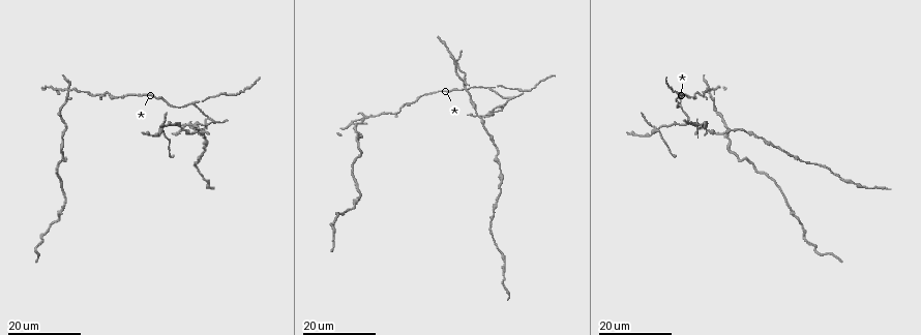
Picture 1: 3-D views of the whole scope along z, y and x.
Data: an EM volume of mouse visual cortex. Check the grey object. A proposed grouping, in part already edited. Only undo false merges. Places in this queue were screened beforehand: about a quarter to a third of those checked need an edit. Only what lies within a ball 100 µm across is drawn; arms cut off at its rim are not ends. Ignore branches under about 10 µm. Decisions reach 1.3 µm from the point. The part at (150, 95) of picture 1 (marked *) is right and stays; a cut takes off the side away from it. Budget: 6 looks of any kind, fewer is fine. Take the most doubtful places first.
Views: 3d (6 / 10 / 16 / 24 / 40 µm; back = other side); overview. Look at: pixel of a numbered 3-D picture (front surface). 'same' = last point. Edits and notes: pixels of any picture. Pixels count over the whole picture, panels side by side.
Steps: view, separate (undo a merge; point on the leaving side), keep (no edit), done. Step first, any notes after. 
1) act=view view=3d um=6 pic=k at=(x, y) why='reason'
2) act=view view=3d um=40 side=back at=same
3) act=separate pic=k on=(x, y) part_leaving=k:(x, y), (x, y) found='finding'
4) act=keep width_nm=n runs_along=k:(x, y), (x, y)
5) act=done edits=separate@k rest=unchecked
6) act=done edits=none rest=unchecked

act=view view=3d um=24 pic=1 at=(70, 89) why='four arms meet'

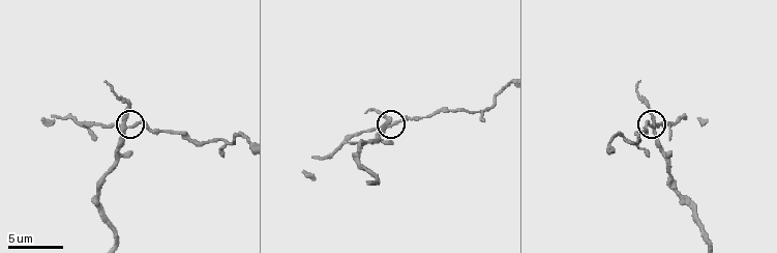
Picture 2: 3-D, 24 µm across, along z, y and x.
act=view view=3d um=6 pic=2 at=(655, 127)

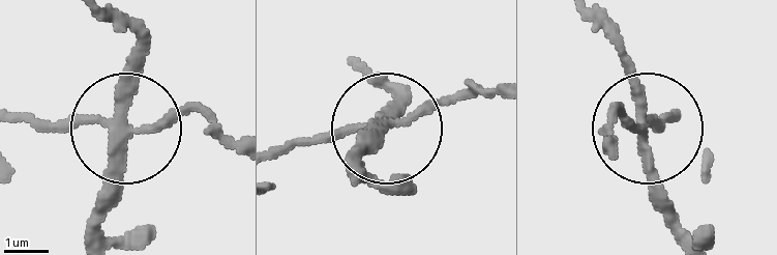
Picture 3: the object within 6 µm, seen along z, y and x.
act=separate pic=3 on=(143, 64) arms=4 part_leaving=3:(123, 126), (93, 234) found='two neurons meet here'

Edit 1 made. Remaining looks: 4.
act=view view=3d um=16 pic=1 at=(491, 89) why='three arms meet'

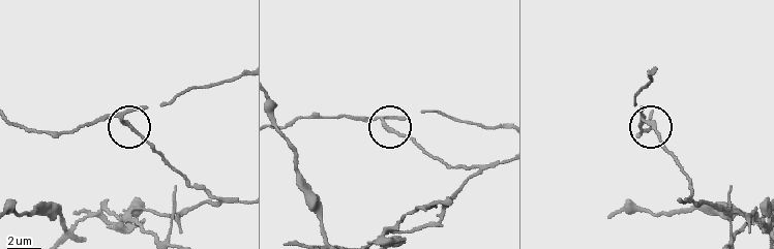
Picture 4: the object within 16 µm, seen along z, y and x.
act=view view=3d um=10 pic=4 at=(649, 119)

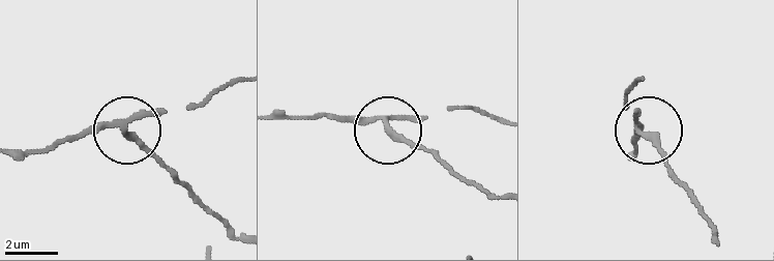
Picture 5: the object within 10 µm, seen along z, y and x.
act=separate pic=5 on=(147, 146) arms=3 part_leaving=5:(127, 133), (239, 231) found='a second neuron is stuck on'

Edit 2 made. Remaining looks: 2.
act=done edits=separate@3,separate@5 rest=unchecked

